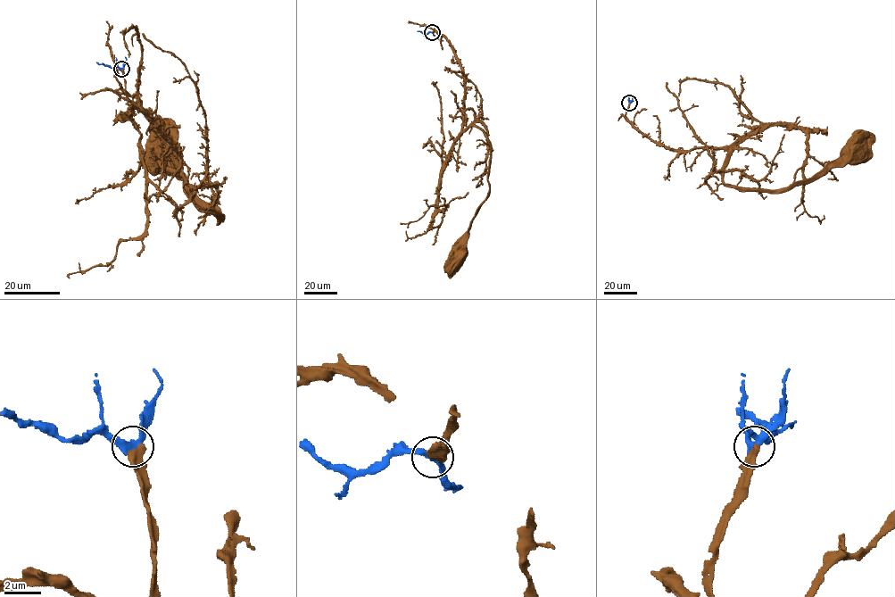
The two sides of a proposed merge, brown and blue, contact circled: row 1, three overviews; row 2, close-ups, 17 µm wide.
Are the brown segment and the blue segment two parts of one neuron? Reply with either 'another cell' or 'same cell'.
same cell

